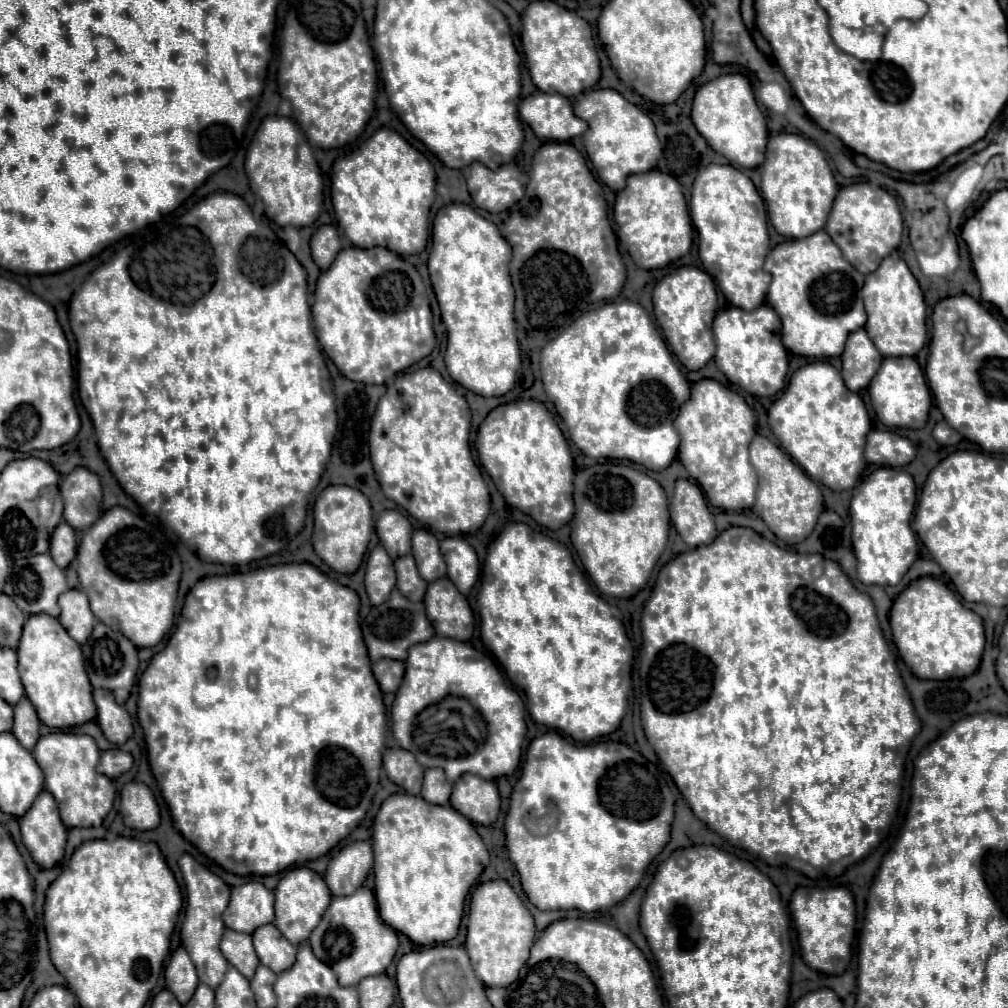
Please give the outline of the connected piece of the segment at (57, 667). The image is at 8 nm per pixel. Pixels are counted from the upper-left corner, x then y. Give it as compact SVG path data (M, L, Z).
M38 614L26 620L18 646L18 668L26 696L46 726L74 728L96 718L92 684L84 668L82 650L56 618Z

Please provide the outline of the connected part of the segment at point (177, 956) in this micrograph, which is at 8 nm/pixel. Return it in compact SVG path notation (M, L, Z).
M178 948L166 966L166 986L180 1004L186 1004L194 996L194 988L198 988L196 968L184 948Z

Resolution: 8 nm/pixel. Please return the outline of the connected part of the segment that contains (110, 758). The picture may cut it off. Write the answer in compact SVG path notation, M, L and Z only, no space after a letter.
M118 748L102 752L100 762L98 762L98 772L102 772L104 776L108 776L112 780L118 778L120 774L128 772L130 768L132 768L132 756L128 752L118 750Z

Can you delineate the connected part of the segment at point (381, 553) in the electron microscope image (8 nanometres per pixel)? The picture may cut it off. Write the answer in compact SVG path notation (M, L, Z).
M376 546L366 562L366 592L374 606L388 600L390 590L396 586L396 574L394 574L394 562L386 554L382 546Z

